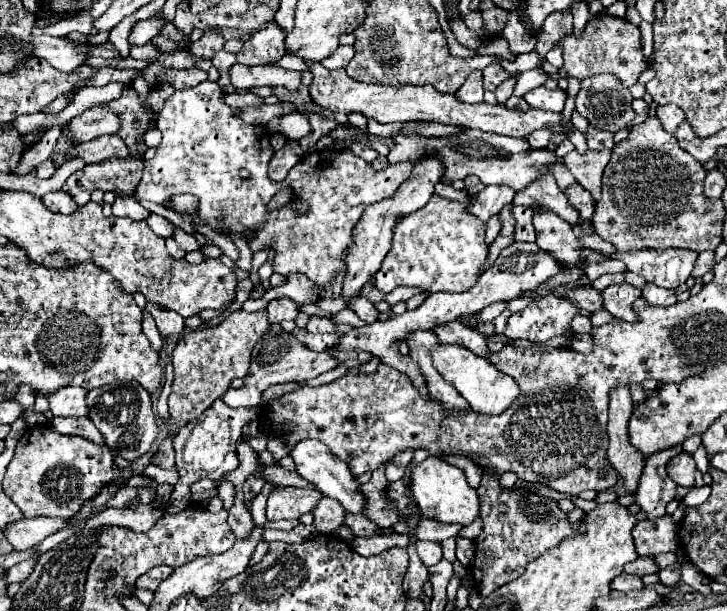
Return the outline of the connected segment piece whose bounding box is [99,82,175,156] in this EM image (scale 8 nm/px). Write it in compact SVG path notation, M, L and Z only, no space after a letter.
M161 82L149 90L145 100L141 100L139 92L133 86L125 86L121 92L121 98L111 100L107 104L99 104L101 108L113 110L121 118L119 136L129 146L131 156L145 154L147 146L143 142L143 134L155 126L163 102L173 92L175 92L175 88L169 82Z

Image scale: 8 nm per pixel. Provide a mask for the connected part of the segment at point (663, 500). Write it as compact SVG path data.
M673 446L673 450L661 450L661 454L653 454L645 458L645 468L639 480L635 502L651 522L663 518L667 514L665 512L667 502L675 498L677 484L669 478L665 468L669 458L679 454L681 450L683 450L681 446Z

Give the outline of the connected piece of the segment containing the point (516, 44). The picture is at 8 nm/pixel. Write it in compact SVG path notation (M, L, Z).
M517 14L509 16L509 22L507 22L505 30L503 30L503 36L507 38L509 50L515 56L519 56L523 52L531 52L535 48L535 42L537 42L533 38L533 34L525 32L525 26L521 26L521 22L517 20Z

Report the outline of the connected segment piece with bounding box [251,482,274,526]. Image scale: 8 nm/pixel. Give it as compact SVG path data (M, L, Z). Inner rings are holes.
M266 482L263 486L260 495L258 494L252 501L251 516L253 522L257 526L264 526L267 522L266 518L266 502L274 485L271 482Z

